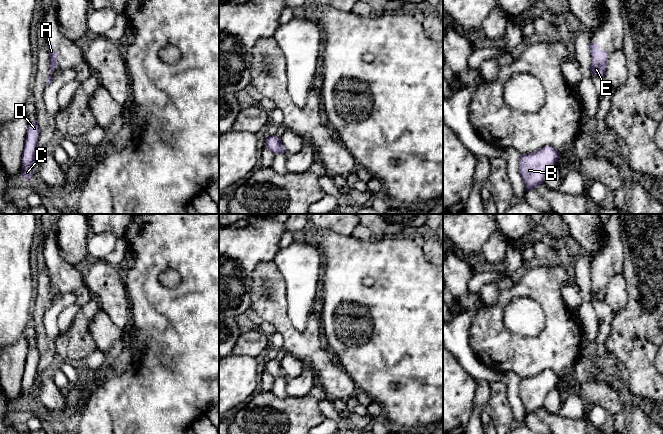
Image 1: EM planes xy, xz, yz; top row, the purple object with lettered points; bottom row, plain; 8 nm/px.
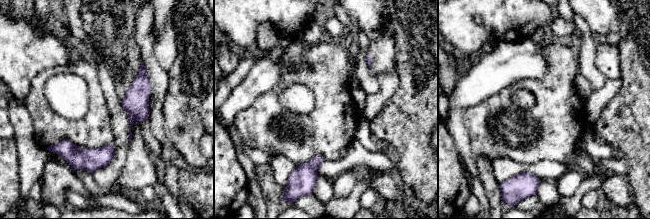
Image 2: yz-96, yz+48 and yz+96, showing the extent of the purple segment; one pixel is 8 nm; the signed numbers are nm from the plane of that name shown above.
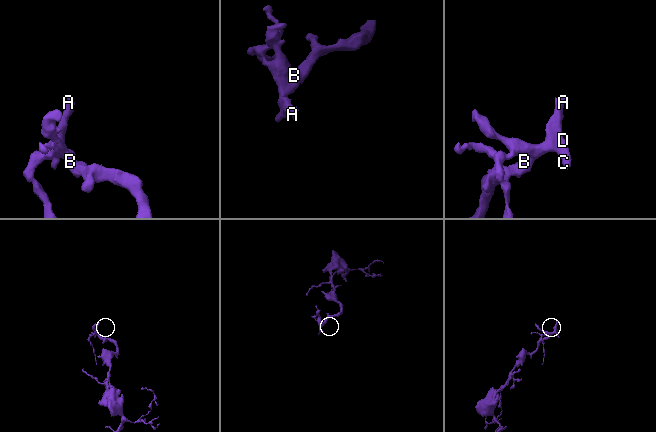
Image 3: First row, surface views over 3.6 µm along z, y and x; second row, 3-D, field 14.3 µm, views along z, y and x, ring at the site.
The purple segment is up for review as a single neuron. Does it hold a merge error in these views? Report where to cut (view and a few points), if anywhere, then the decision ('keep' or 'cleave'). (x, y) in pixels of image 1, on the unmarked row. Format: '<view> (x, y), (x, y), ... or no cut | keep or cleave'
no cut | keep

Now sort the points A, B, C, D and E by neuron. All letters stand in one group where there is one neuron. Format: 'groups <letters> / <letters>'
groups A B C D E

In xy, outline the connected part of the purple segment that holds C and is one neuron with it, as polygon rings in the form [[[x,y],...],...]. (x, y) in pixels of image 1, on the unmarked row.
[[[37,345],[30,347],[27,352],[27,359],[22,377],[22,395],[21,400],[27,405],[32,401],[33,390],[38,382],[38,362],[40,359],[40,352]]]

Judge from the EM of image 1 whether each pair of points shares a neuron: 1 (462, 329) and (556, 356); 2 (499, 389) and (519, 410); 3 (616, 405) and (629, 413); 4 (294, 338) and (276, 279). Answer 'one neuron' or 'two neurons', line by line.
1: two neurons
2: two neurons
3: two neurons
4: one neuron

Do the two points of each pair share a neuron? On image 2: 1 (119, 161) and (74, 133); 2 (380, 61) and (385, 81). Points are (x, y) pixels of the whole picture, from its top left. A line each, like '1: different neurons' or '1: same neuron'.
1: different neurons
2: different neurons

